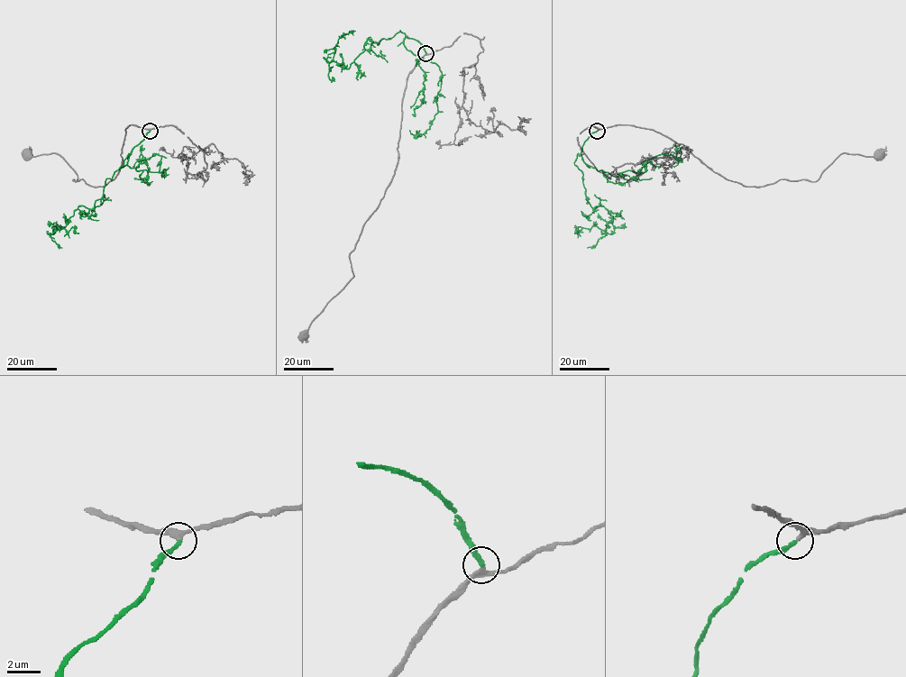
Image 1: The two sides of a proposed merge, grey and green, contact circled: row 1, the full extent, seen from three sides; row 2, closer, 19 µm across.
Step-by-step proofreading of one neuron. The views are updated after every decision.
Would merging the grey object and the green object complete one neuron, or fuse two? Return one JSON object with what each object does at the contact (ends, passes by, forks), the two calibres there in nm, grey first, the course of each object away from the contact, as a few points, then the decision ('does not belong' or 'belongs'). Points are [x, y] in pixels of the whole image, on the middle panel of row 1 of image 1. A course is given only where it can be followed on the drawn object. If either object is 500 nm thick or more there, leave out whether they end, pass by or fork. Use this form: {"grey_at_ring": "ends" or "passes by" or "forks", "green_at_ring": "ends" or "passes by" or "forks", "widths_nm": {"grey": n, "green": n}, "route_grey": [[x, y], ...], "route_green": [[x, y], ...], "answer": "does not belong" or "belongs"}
{"grey_at_ring": "passes by", "green_at_ring": "ends", "widths_nm": {"grey": 280, "green": 240}, "route_grey": [[425, 53], [407, 76], [393, 177], [350, 253], [353, 276], [303, 337]], "route_green": [[425, 53], [399, 30], [371, 44], [347, 68], [333, 59], [334, 49], [344, 33], [355, 31]], "answer": "belongs"}

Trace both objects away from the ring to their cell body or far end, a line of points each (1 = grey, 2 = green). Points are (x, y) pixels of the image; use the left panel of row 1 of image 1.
1: (150, 131), (132, 124), (125, 129), (122, 167), (104, 186), (74, 180), (74, 169), (57, 153), (27, 154)
2: (150, 131), (105, 179), (95, 206), (79, 205), (57, 230), (58, 225), (68, 232), (74, 227), (78, 233)

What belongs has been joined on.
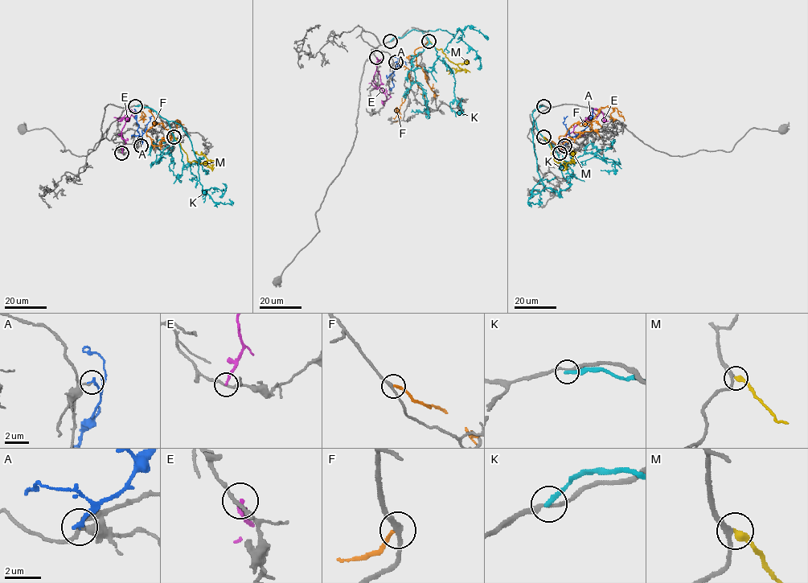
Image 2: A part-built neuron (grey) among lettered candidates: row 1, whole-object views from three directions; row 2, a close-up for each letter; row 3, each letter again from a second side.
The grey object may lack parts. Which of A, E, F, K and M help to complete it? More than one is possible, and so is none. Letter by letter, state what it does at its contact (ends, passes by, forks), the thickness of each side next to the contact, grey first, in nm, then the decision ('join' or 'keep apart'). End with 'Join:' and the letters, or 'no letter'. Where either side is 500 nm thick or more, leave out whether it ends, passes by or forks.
A: it ends; calibres 120 and 220 nm; keep apart
E: it ends; calibres 180 and 200 nm; keep apart
F: it ends; calibres 240 and 200 nm; keep apart
K: it ends; calibres 190 and 260 nm; keep apart
M: it ends; calibres 240 and 360 nm; join
Join: M

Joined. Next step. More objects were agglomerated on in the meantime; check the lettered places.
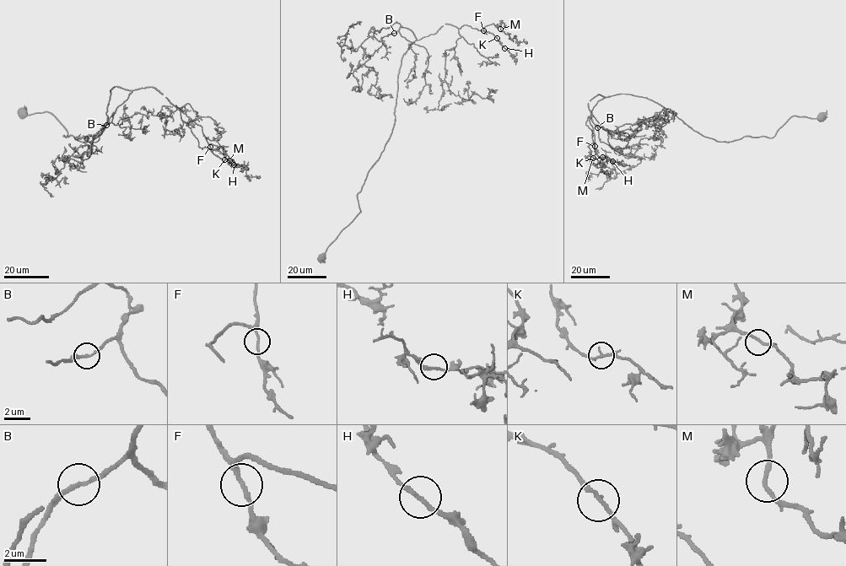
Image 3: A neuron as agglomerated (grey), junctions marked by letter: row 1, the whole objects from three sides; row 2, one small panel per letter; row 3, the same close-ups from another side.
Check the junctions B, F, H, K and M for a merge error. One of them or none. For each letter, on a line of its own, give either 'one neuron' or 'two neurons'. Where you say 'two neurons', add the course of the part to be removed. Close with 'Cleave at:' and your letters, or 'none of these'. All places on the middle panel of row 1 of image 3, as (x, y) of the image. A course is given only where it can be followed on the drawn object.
B: one neuron
F: one neuron
H: one neuron
K: one neuron
M: one neuron
Cleave at: none of these

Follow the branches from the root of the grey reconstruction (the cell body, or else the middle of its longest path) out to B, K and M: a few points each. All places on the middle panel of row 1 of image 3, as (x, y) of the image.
B: (321, 259), (360, 212), (357, 194), (392, 132), (401, 57), (416, 39), (402, 26), (394, 33)
K: (321, 259), (360, 212), (357, 194), (392, 132), (399, 70), (408, 47), (445, 24), (470, 25), (497, 38)
M: (321, 259), (360, 212), (357, 194), (392, 132), (399, 70), (408, 47), (445, 24), (500, 29)

